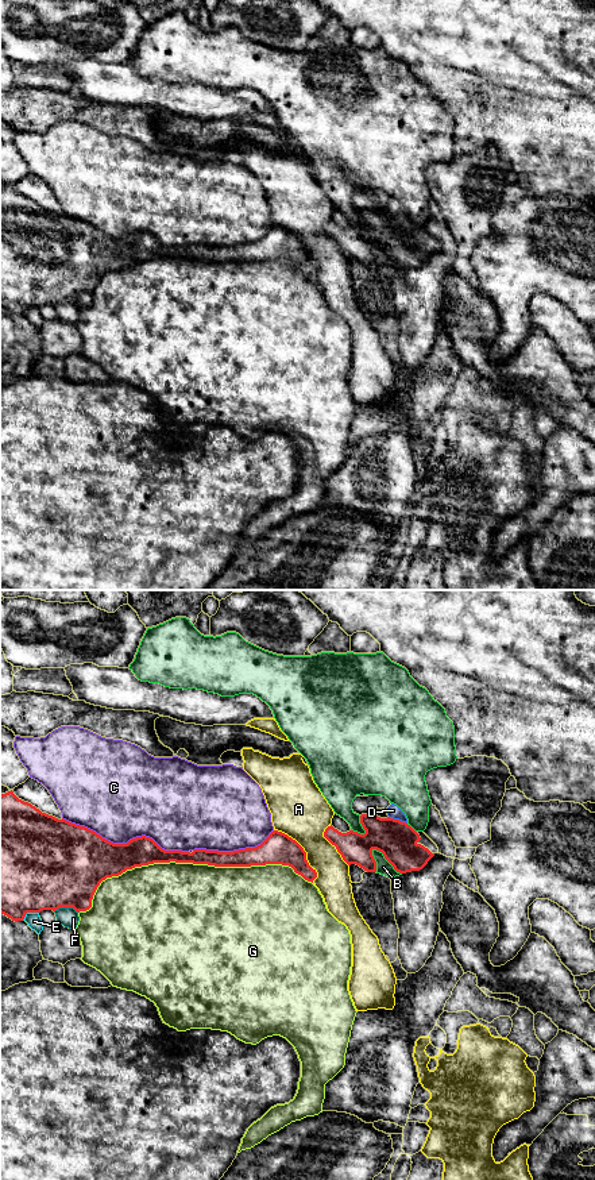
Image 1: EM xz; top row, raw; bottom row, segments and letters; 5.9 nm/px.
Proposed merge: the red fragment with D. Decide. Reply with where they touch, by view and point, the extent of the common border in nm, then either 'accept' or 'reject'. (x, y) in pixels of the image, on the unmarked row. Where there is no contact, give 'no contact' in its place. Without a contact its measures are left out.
contact xz (398, 215); length 120 nm; accept

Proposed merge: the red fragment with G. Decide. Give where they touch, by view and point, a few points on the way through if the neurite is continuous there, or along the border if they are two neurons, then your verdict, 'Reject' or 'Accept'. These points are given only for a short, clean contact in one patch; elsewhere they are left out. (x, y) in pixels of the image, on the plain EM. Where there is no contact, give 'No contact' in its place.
Touches red at xz (188, 257). Reject

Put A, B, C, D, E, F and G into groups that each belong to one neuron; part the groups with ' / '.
A / B / C / D / E / F / G

